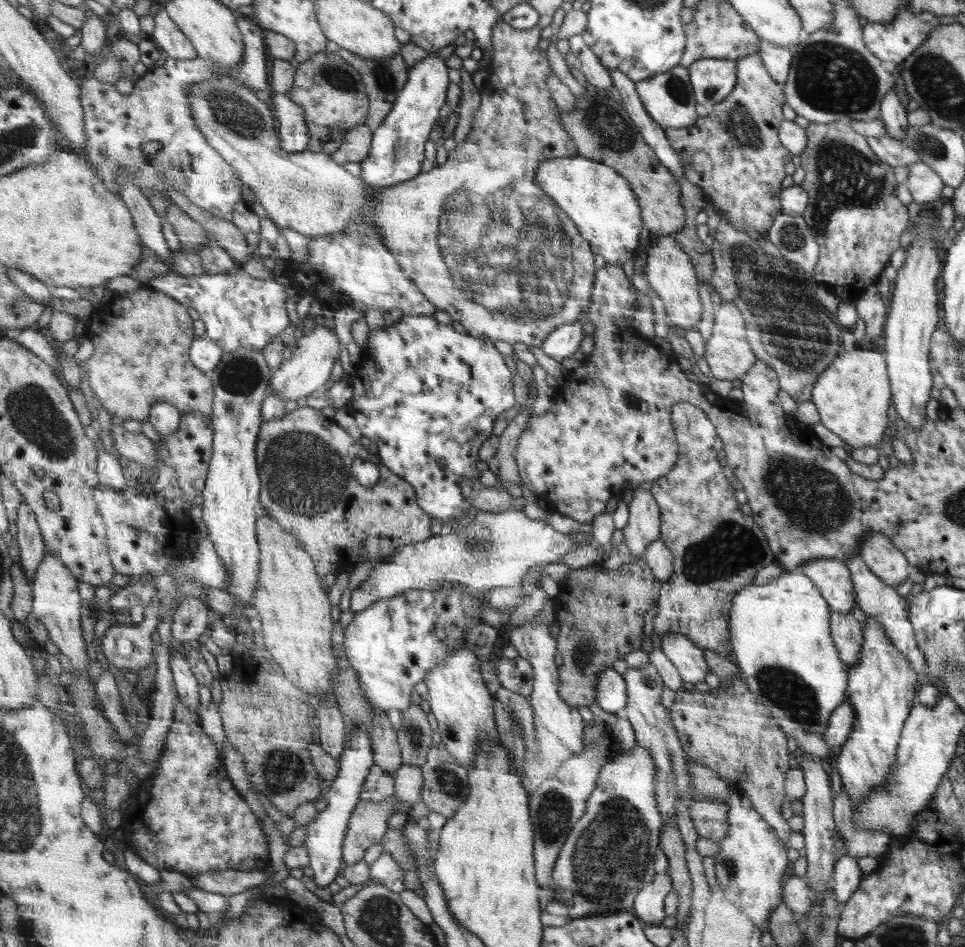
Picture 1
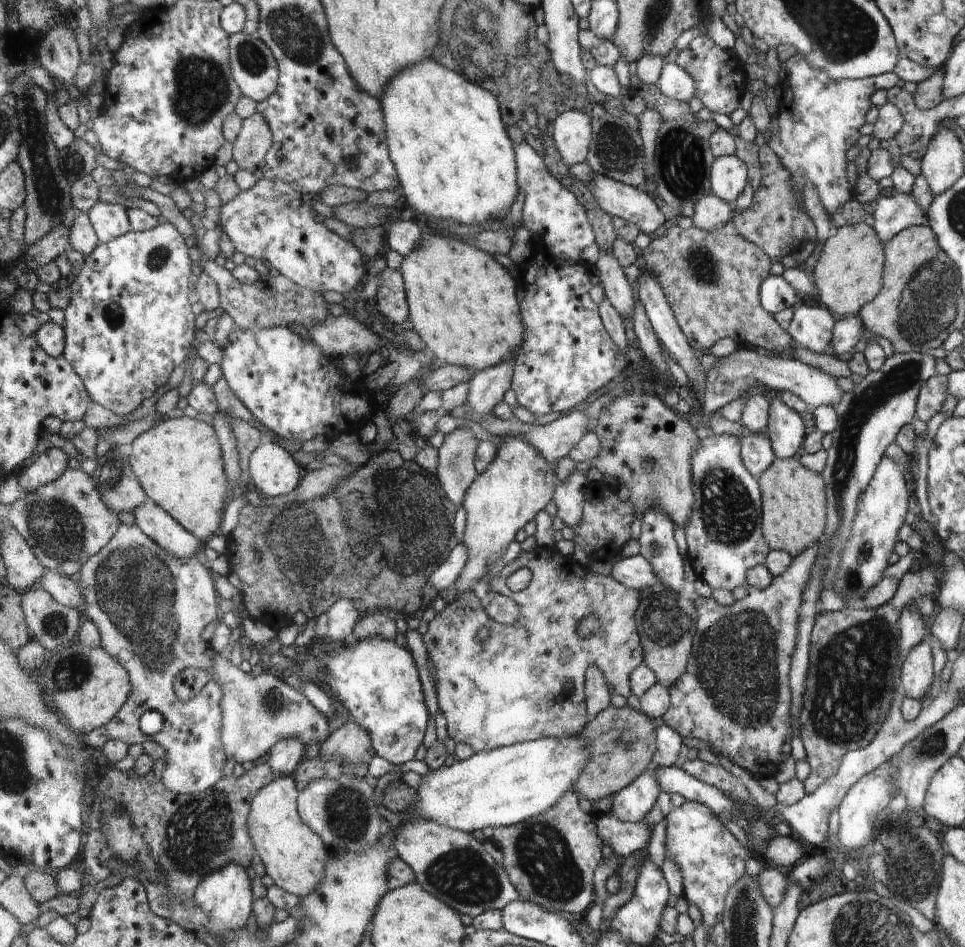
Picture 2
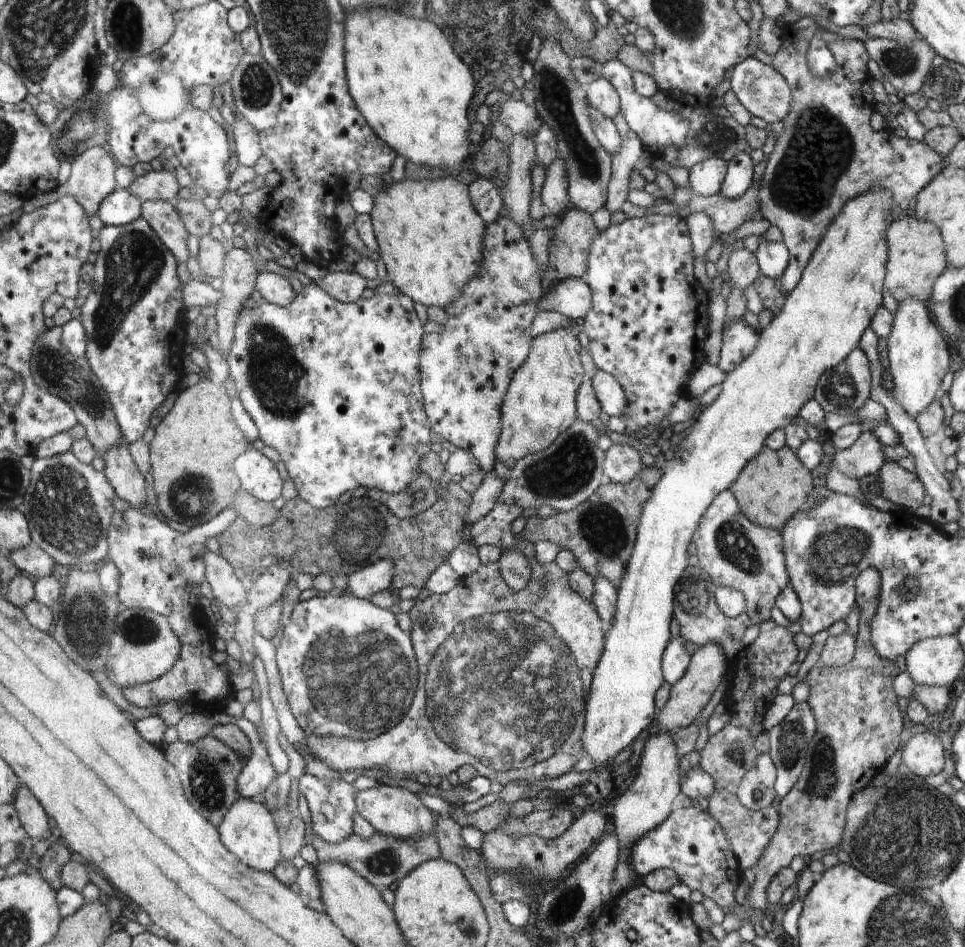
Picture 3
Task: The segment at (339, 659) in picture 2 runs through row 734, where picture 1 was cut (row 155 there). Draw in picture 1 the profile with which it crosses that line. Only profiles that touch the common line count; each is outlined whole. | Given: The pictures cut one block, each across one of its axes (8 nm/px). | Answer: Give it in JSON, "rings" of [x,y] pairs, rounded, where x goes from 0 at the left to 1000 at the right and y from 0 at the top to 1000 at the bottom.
{"rings":[[[446,55],[424,74],[423,89],[416,96],[403,124],[388,138],[382,166],[372,171],[375,176],[373,188],[390,205],[394,200],[406,199],[435,184],[439,152],[462,108],[464,90],[464,70],[453,56]]]}

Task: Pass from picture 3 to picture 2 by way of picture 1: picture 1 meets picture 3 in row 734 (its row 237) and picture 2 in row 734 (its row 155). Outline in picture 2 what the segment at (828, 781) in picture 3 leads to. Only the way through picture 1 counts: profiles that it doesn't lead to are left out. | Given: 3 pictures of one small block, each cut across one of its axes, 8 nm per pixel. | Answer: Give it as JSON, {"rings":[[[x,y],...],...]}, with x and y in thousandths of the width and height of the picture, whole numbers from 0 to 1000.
{"rings":[[[956,593],[955,602],[953,604],[944,606],[941,604],[937,607],[937,609],[933,612],[933,618],[930,622],[928,628],[919,638],[916,638],[907,644],[887,640],[875,642],[874,644],[867,646],[850,645],[846,650],[846,658],[844,659],[840,668],[841,679],[839,680],[838,685],[838,707],[834,719],[834,731],[832,734],[832,743],[828,759],[828,777],[831,779],[831,784],[833,785],[836,804],[841,812],[839,819],[837,819],[835,825],[832,826],[833,833],[836,835],[836,837],[845,836],[853,827],[855,827],[857,823],[863,818],[866,818],[868,811],[870,811],[870,808],[873,807],[873,803],[881,794],[881,792],[885,793],[893,789],[898,789],[903,781],[907,779],[908,774],[912,772],[914,762],[916,762],[922,749],[925,735],[924,729],[927,728],[925,724],[924,709],[926,707],[926,703],[928,703],[930,696],[935,697],[935,688],[933,688],[933,653],[935,650],[935,646],[937,646],[939,641],[943,639],[949,639],[949,634],[953,629],[961,628],[962,630],[967,631],[966,629],[970,621],[972,624],[974,624],[974,619],[976,617],[976,606],[978,606],[978,601],[976,598],[972,598],[972,596],[968,596],[968,593]]]}

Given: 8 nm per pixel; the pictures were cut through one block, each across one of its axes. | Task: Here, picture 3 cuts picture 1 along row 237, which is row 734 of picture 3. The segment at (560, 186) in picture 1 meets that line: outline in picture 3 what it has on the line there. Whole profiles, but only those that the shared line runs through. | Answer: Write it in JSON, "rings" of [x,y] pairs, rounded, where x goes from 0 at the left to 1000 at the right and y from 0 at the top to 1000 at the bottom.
{"rings":[[[904,199],[873,218],[873,224],[860,237],[841,267],[827,300],[818,308],[810,329],[801,335],[797,344],[787,348],[789,358],[781,372],[771,378],[767,386],[752,394],[742,422],[730,430],[723,444],[716,448],[711,463],[698,471],[698,482],[688,494],[674,530],[669,536],[665,536],[656,586],[649,596],[648,607],[639,621],[634,663],[627,668],[627,684],[616,709],[603,790],[618,809],[630,807],[634,800],[638,800],[678,760],[678,750],[682,749],[678,748],[678,733],[689,721],[685,701],[688,684],[694,678],[701,615],[713,598],[715,570],[736,530],[746,520],[760,513],[777,486],[793,472],[793,465],[798,458],[806,452],[813,452],[829,438],[830,431],[846,416],[848,401],[854,393],[866,388],[889,366],[892,355],[901,347],[910,325],[914,323],[914,305],[917,303],[921,275],[918,244],[924,233],[924,203],[916,199]]]}

